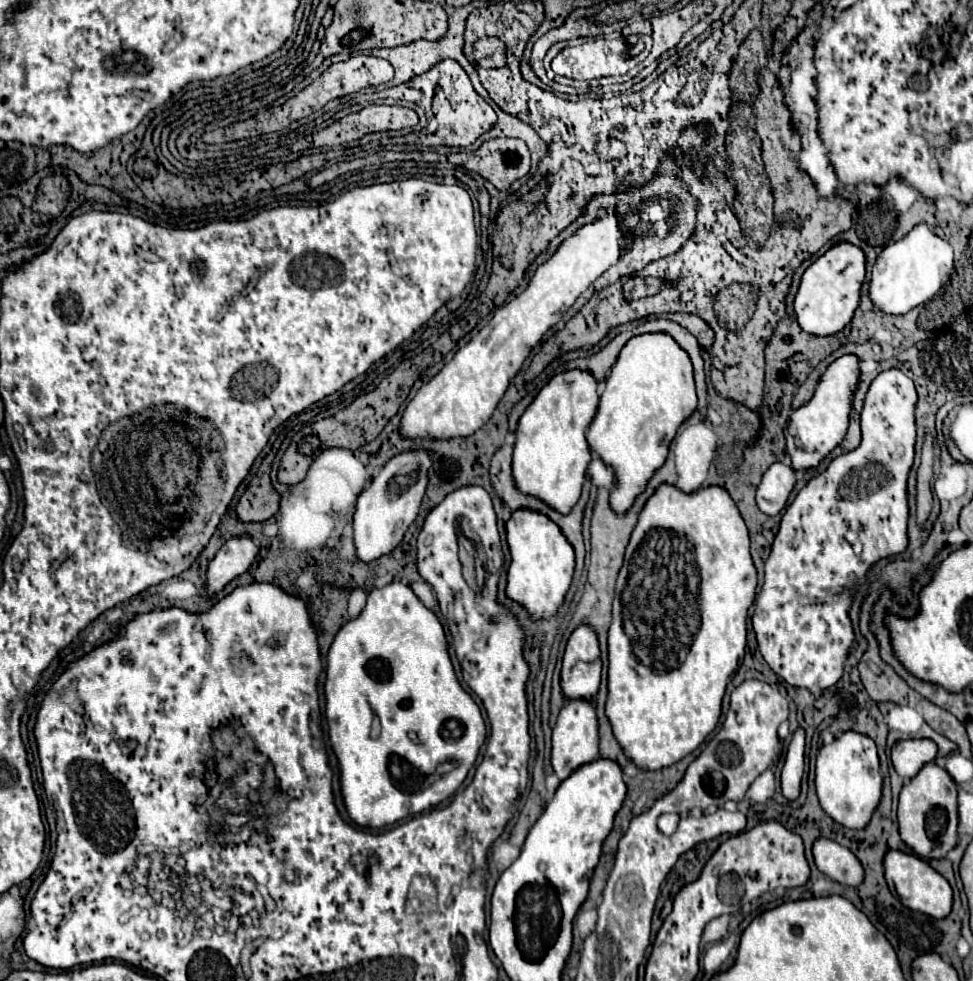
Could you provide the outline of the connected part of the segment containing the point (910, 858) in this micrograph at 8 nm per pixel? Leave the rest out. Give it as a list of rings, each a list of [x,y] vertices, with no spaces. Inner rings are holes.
[[[890,850],[884,860],[884,870],[886,870],[886,882],[888,886],[898,894],[900,902],[916,912],[922,912],[930,918],[942,920],[950,914],[952,910],[952,888],[944,876],[940,876],[928,862],[914,854],[904,854],[900,850]]]

